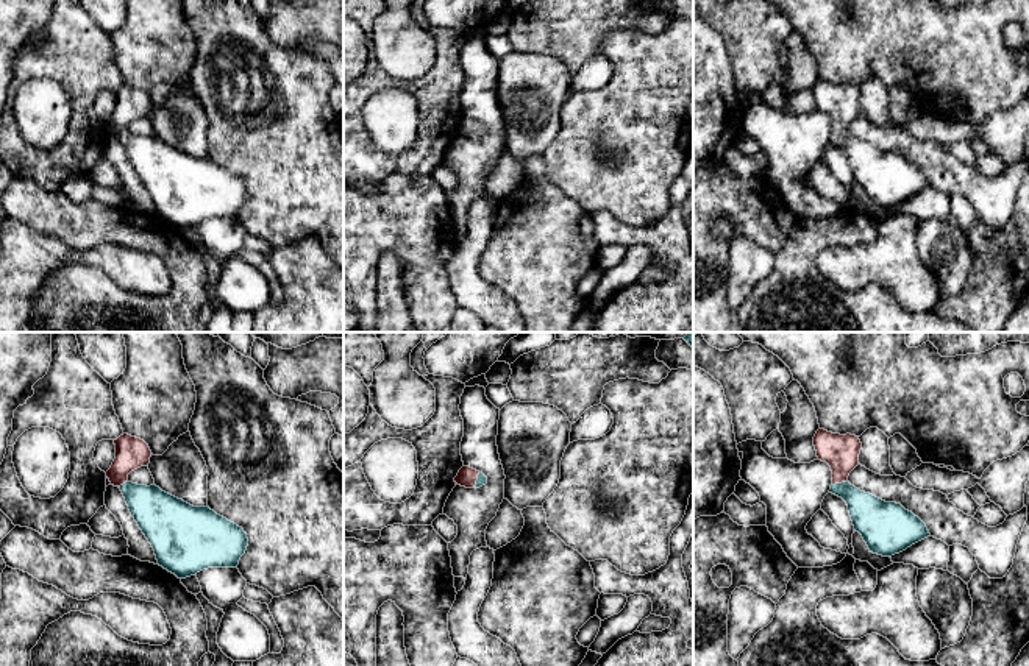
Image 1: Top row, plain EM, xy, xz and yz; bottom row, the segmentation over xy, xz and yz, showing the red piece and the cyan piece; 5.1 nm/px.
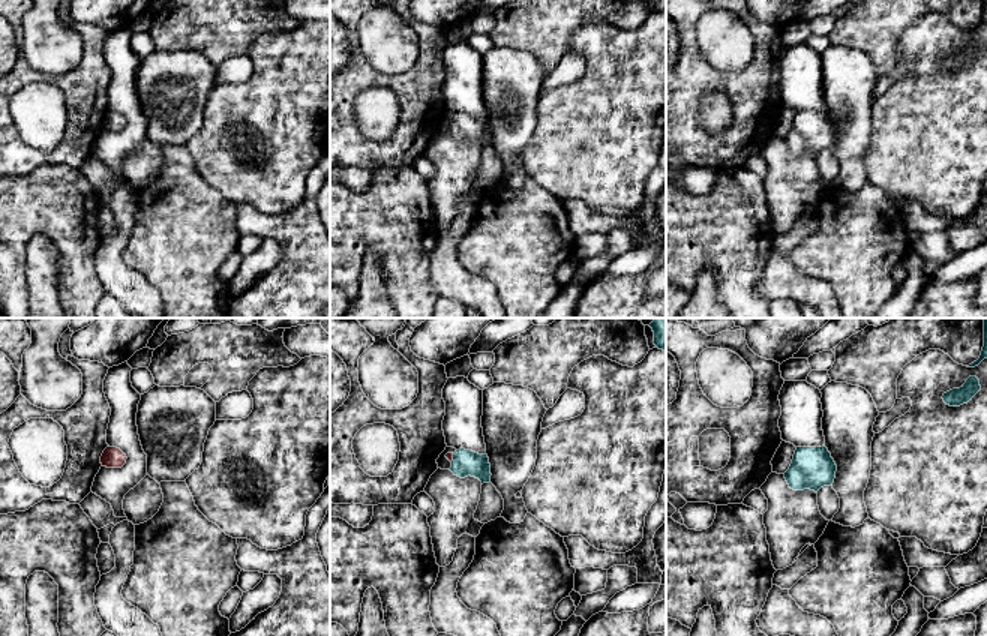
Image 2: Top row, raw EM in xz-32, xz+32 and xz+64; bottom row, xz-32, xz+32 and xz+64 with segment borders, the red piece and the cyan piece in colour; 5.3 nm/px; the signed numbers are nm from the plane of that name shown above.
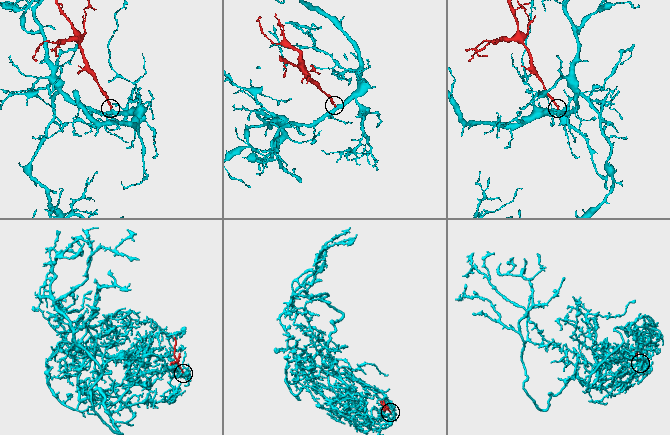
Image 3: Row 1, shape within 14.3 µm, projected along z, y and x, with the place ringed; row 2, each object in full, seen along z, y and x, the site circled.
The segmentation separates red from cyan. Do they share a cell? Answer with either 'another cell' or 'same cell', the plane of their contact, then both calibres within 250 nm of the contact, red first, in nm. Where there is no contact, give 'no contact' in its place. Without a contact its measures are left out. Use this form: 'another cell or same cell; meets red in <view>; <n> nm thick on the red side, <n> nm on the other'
same cell; meets red in yz; 180 nm thick on the red side, 200 nm on the other

